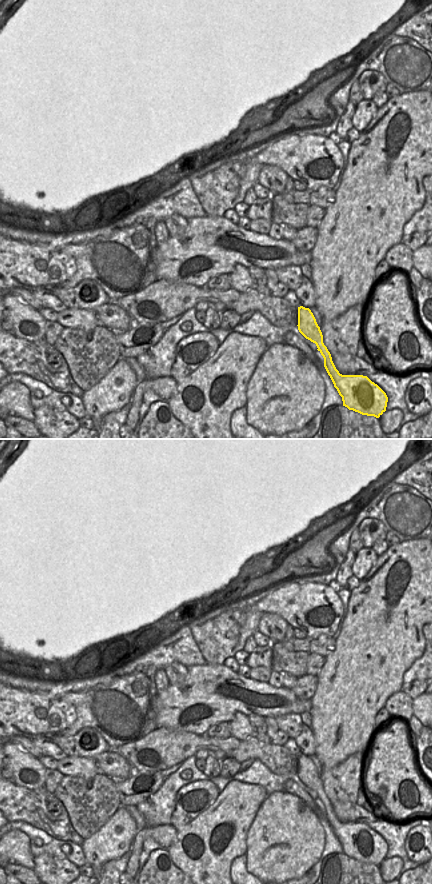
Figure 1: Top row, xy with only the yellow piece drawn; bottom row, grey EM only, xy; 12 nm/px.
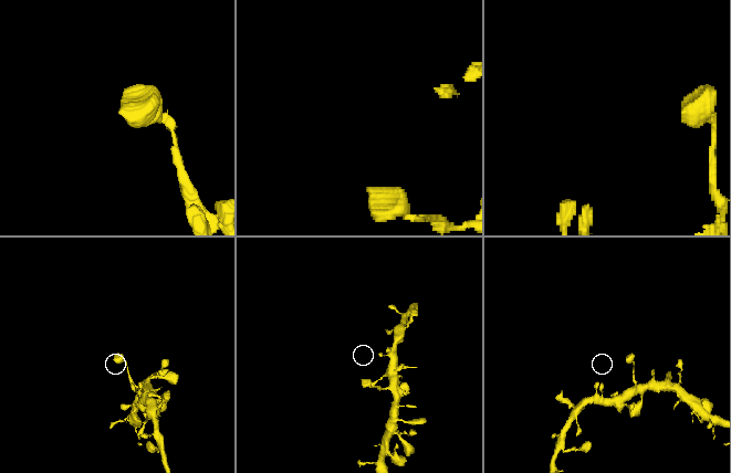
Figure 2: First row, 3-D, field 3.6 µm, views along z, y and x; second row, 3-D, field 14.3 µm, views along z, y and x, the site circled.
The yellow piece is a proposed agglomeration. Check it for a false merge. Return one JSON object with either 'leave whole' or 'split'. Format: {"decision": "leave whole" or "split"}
{"decision": "leave whole"}

